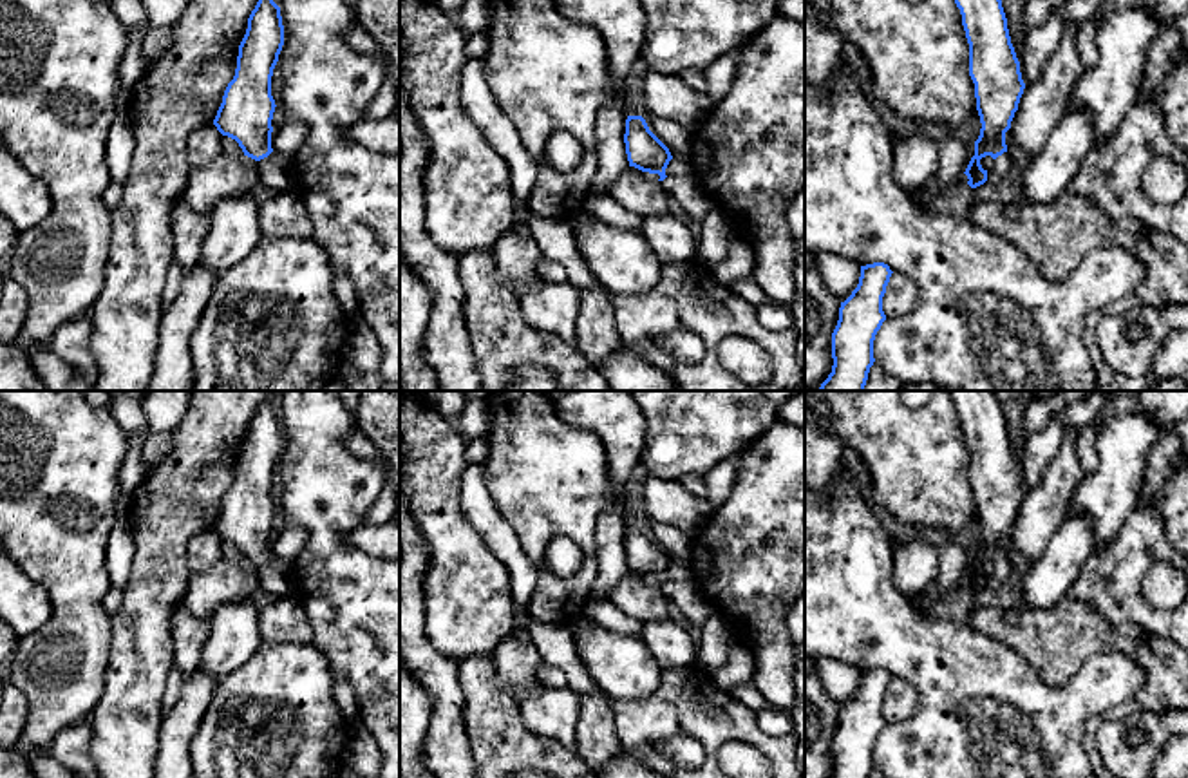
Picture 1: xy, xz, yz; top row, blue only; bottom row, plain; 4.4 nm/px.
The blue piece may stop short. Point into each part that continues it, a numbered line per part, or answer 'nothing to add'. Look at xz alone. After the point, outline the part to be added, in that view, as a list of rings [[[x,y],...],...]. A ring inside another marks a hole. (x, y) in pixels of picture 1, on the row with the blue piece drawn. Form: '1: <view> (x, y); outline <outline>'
1: xz (686, 189); outline [[[694,174],[667,176],[662,185],[678,201],[678,204],[696,221],[716,208],[712,197],[703,190]]]

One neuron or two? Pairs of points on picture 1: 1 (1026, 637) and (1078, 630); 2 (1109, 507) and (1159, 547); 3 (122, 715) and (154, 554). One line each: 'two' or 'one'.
1: one
2: two
3: one

